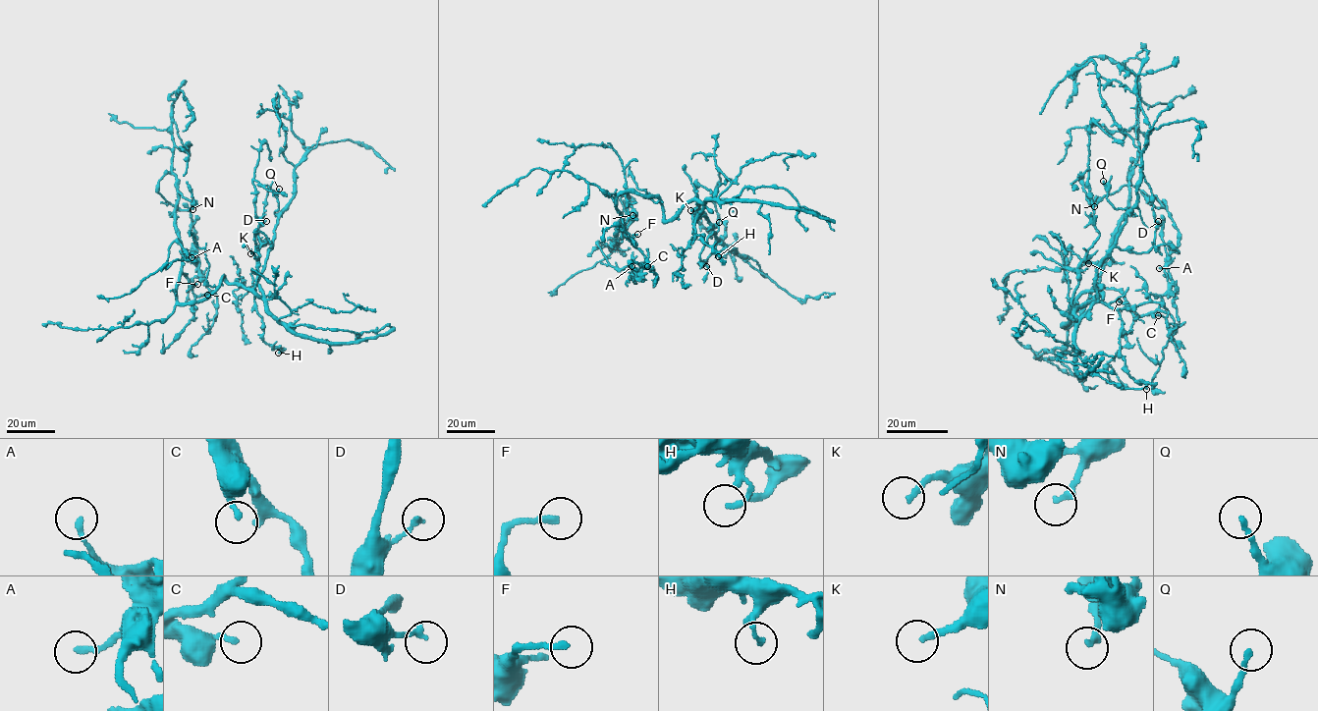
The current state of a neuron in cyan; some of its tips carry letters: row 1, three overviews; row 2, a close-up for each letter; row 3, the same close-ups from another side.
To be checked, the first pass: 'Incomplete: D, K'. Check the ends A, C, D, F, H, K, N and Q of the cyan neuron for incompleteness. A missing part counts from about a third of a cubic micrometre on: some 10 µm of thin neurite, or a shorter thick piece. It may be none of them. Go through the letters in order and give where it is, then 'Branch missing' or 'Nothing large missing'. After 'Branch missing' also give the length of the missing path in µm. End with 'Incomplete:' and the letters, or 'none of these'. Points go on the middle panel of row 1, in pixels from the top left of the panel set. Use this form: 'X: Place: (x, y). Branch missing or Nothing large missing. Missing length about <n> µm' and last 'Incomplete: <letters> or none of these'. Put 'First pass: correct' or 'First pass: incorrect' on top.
First pass: incorrect
A: Place: (631, 266). Nothing large missing
C: Place: (647, 266). Nothing large missing
D: Place: (706, 266). Nothing large missing
F: Place: (637, 234). Nothing large missing
H: Place: (718, 256). Nothing large missing
K: Place: (690, 210). Branch missing. Missing length about 10 µm
N: Place: (632, 215). Nothing large missing
Q: Place: (719, 222). Nothing large missing
Incomplete: K

